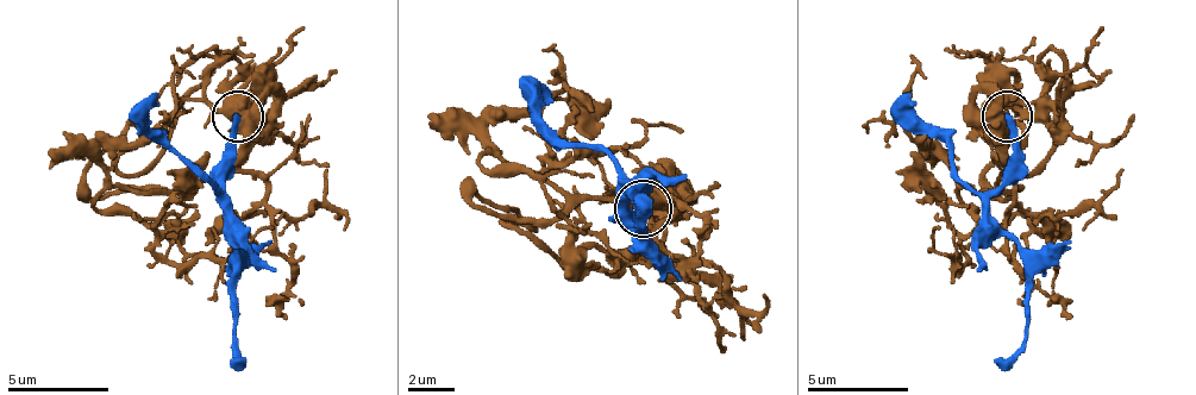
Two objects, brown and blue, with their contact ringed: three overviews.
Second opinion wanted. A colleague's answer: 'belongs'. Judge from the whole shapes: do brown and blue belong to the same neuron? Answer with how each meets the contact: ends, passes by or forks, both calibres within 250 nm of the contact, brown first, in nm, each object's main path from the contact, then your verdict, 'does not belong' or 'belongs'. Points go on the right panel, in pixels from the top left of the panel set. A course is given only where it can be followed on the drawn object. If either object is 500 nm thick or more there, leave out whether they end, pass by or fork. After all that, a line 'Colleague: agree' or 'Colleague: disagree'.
700 nm thick on the brown side, 320 nm on the other; brown runs (1006, 114), (1001, 195), (985, 170), (1010, 145), (1026, 175), (1051, 150), (1057, 54), (1051, 85); blue runs (1006, 114), (1010, 175), (990, 201), (990, 221), (1026, 262), (1026, 338), (995, 363); does not belong
Colleague: disagree

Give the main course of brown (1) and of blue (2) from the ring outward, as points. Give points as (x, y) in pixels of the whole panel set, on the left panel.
1: (239, 114), (249, 145), (229, 170), (87, 195), (107, 150), (137, 175), (163, 150), (213, 54), (177, 85)
2: (239, 114), (224, 221), (233, 262), (233, 338), (244, 363)

